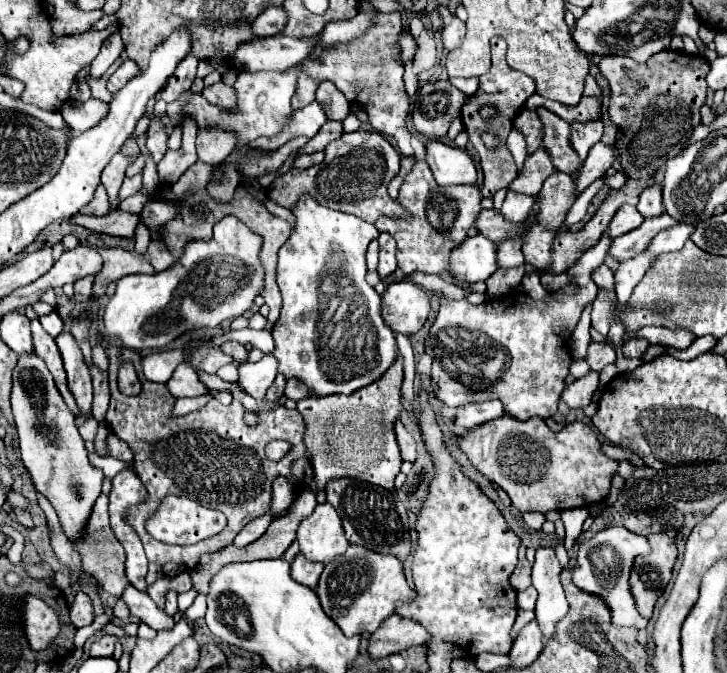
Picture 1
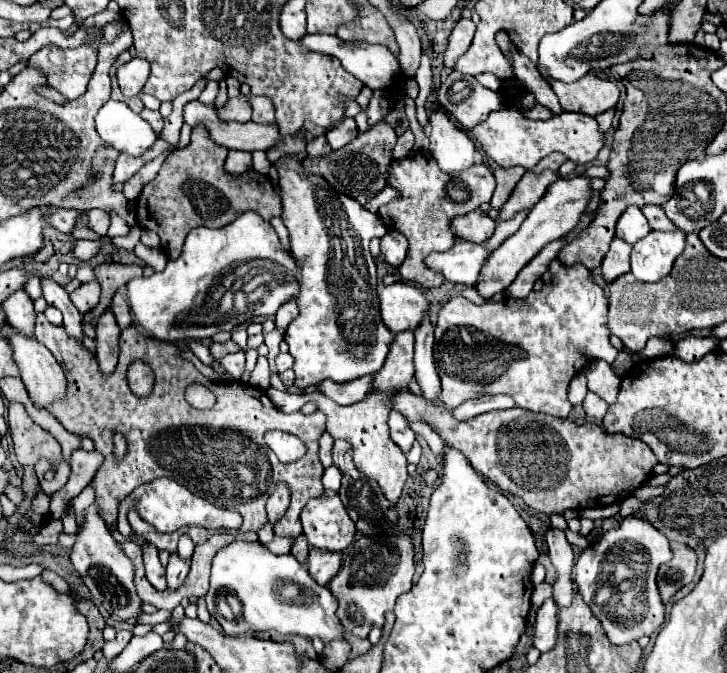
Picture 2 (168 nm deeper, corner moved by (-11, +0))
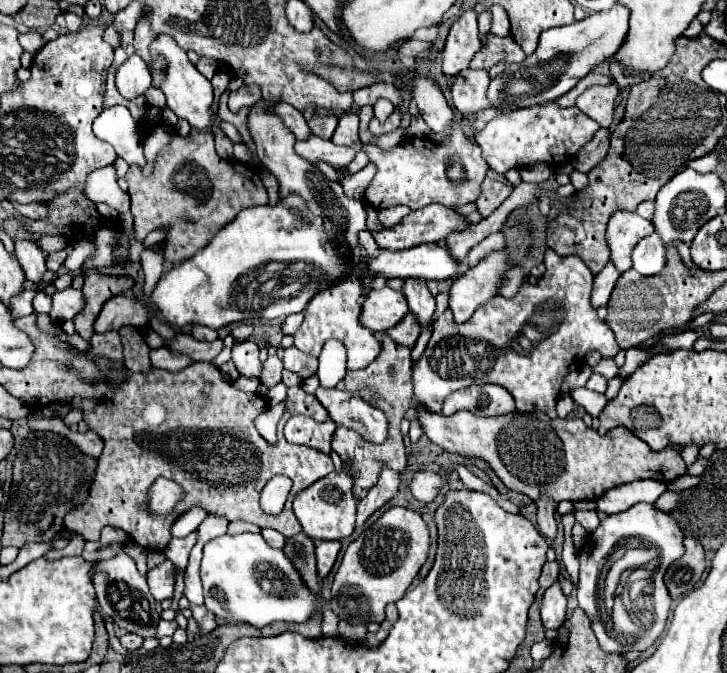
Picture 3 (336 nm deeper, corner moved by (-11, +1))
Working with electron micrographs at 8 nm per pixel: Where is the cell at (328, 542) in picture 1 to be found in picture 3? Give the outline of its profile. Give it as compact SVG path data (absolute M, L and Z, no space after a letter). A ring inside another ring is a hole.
M345 465L339 473L333 471L327 477L313 483L311 487L303 489L293 501L293 511L303 531L311 539L323 539L323 541L341 541L349 537L355 529L355 509L357 509L357 501L351 493L351 475Z

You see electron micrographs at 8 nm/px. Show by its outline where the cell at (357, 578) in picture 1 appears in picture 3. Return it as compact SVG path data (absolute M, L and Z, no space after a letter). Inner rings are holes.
M405 507L387 509L381 519L377 519L347 547L333 579L331 609L349 625L381 623L385 619L385 605L395 603L405 595L413 577L425 563L427 551L429 531L421 515Z

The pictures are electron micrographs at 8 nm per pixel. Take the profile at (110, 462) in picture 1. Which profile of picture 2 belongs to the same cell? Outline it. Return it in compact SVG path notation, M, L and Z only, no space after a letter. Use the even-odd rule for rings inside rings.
M83 448L73 450L71 476L69 476L67 484L59 492L55 492L51 498L51 518L61 518L67 502L71 498L75 498L87 486L87 482L93 480L99 464L101 464L101 454L97 450L91 450L91 452L87 452Z

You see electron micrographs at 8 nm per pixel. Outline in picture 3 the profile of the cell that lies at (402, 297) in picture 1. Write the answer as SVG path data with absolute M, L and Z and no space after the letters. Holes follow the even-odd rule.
M383 287L379 291L371 291L363 303L363 325L371 331L387 331L397 325L409 313L407 299L401 291L393 291L391 287Z

